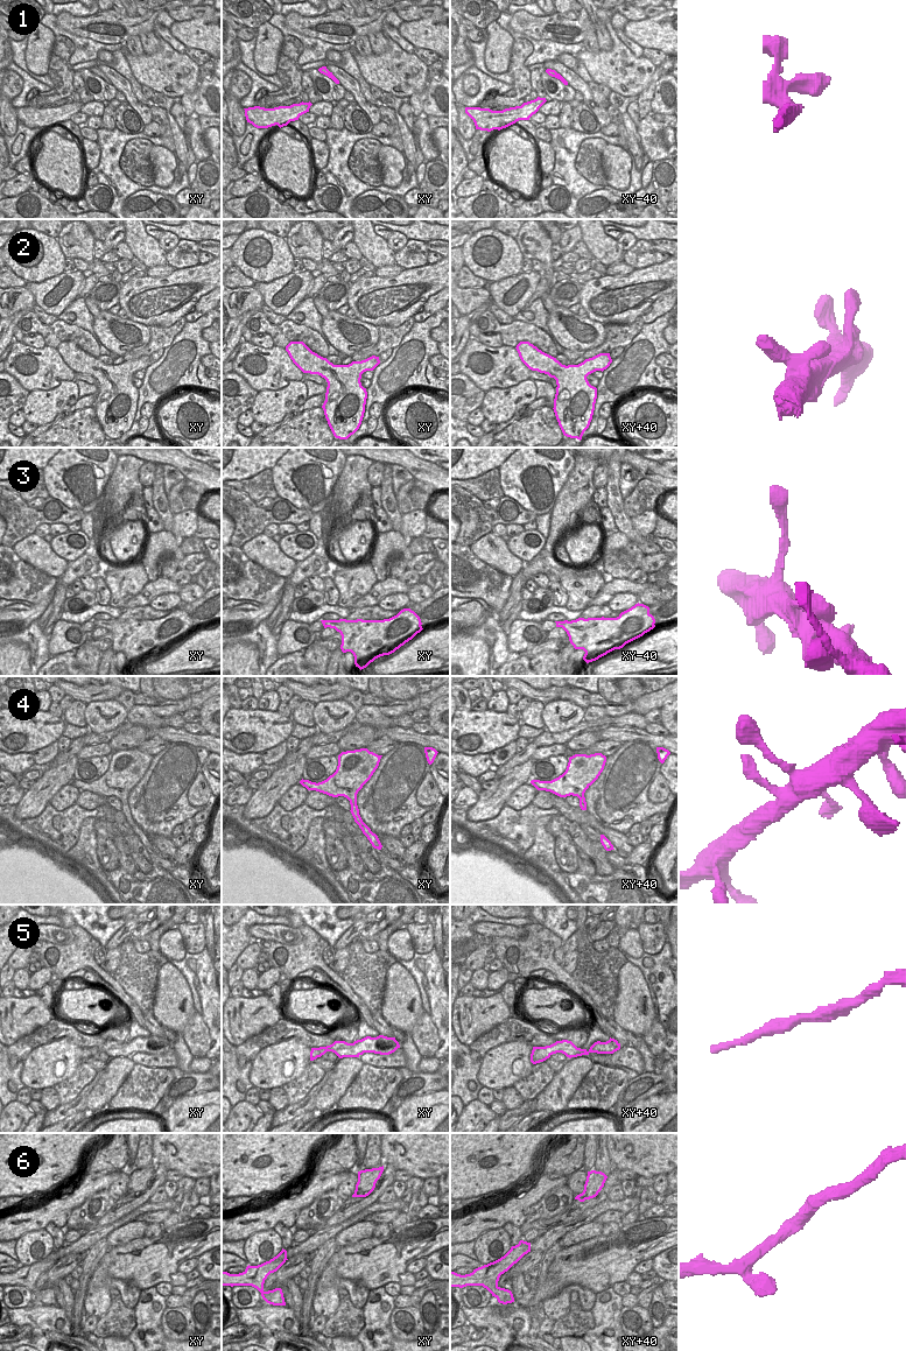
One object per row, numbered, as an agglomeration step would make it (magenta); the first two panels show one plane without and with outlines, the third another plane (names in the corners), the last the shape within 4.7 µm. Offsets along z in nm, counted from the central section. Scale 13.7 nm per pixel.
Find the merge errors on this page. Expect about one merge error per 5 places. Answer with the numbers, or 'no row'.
no row

